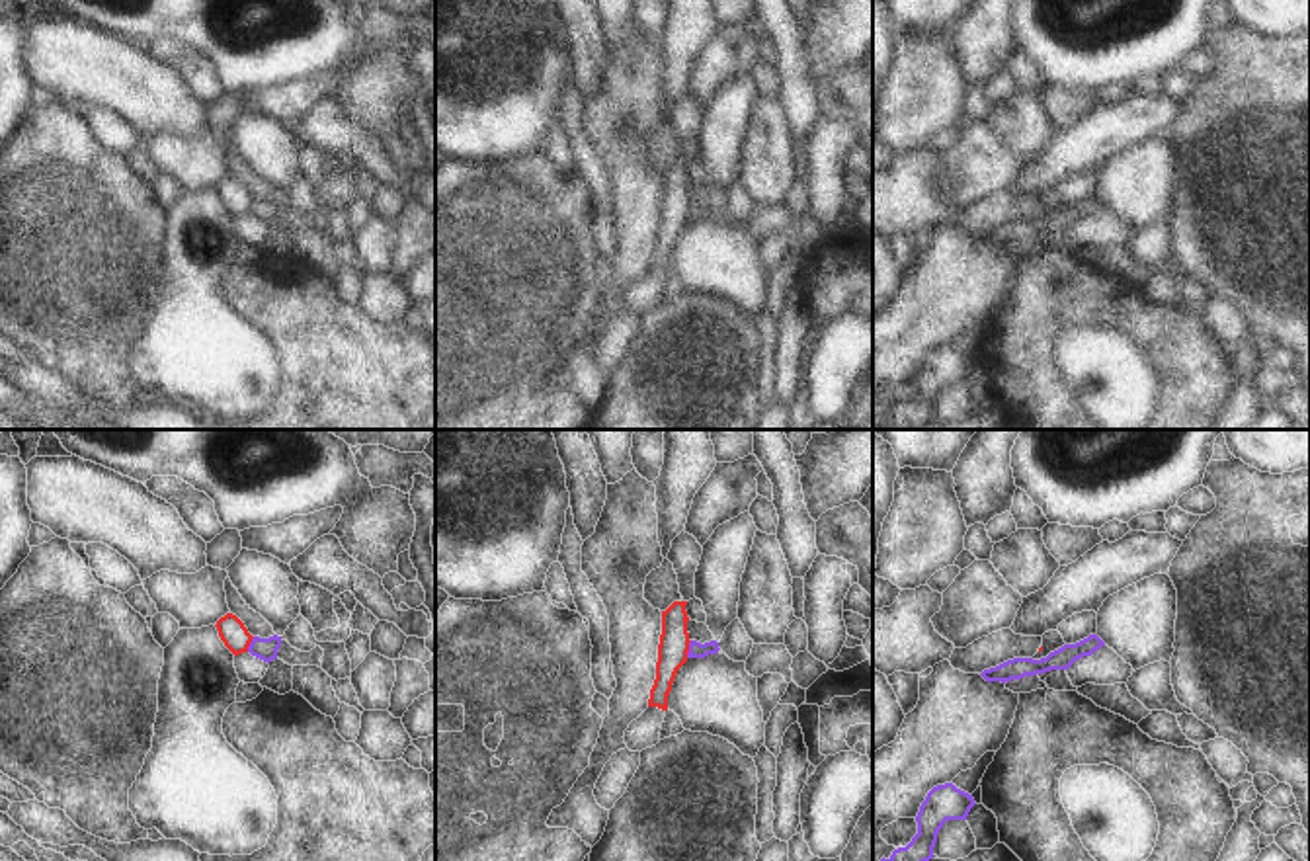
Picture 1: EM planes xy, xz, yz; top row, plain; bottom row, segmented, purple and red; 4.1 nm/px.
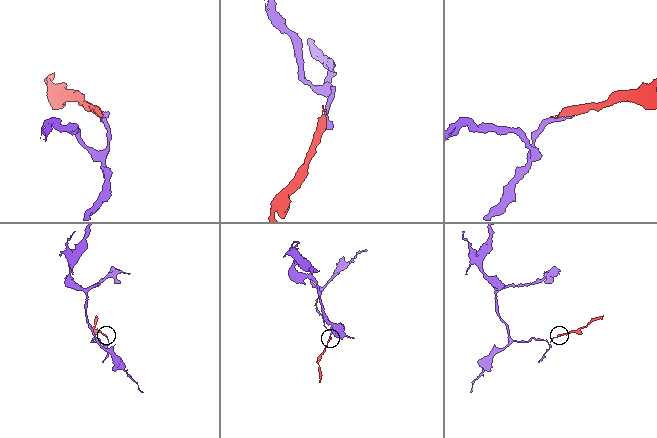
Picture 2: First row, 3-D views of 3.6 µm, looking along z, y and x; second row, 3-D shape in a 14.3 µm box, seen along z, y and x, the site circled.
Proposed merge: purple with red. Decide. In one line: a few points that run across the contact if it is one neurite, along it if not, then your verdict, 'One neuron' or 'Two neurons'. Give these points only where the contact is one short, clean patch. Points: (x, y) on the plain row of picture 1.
Line: xz (692, 204), (686, 219). Two neurons.

